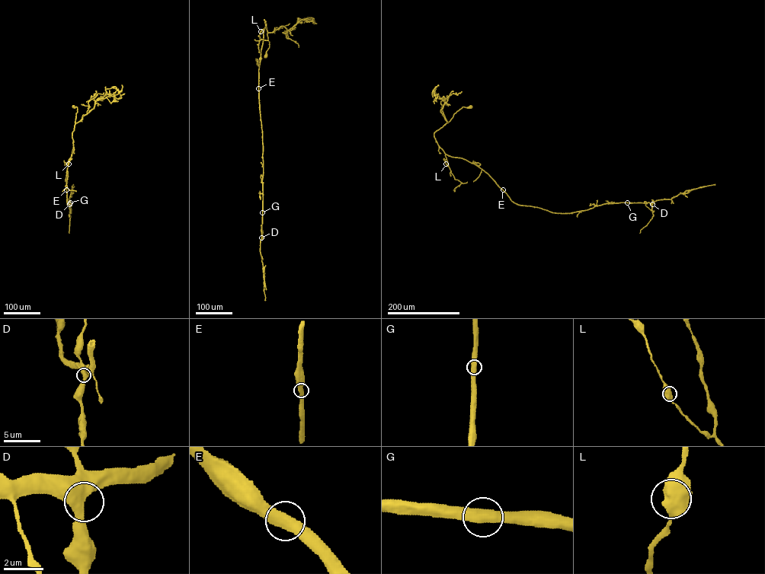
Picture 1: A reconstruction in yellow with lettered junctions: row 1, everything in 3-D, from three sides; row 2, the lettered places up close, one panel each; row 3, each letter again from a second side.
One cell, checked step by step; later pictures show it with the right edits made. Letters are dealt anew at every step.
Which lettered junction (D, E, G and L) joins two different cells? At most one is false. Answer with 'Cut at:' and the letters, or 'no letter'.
Cut at: no letter

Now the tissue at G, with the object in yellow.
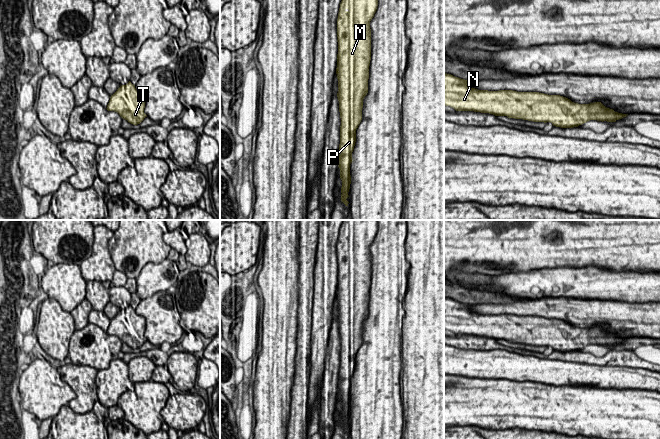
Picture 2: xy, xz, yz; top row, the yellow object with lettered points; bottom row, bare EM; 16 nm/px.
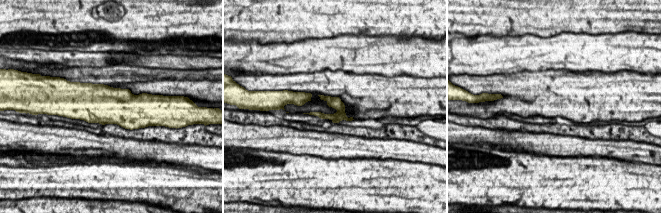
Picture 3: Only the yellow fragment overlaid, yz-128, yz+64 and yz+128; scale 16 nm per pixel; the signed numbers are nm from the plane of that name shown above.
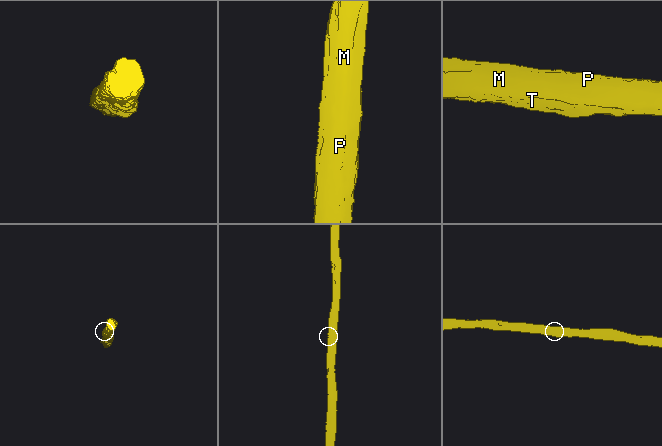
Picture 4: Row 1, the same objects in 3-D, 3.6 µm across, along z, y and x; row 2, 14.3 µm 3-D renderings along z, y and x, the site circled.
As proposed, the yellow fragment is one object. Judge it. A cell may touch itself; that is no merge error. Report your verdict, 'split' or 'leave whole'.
leave whole

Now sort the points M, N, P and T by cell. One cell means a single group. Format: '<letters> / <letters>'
M N P T

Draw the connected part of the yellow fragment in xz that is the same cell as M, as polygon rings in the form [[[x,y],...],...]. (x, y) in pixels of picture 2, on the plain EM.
[[[343,220],[340,227],[338,242],[337,242],[337,266],[338,266],[338,278],[337,278],[337,292],[336,298],[338,303],[338,325],[339,336],[341,342],[340,350],[340,368],[338,373],[338,391],[340,393],[340,402],[342,404],[341,411],[341,425],[348,430],[346,424],[349,419],[349,413],[351,408],[350,388],[352,387],[352,376],[354,374],[356,366],[356,354],[362,344],[362,332],[363,323],[368,317],[368,303],[369,303],[369,290],[371,284],[371,253],[370,245],[374,241],[377,234],[378,224],[377,220]]]

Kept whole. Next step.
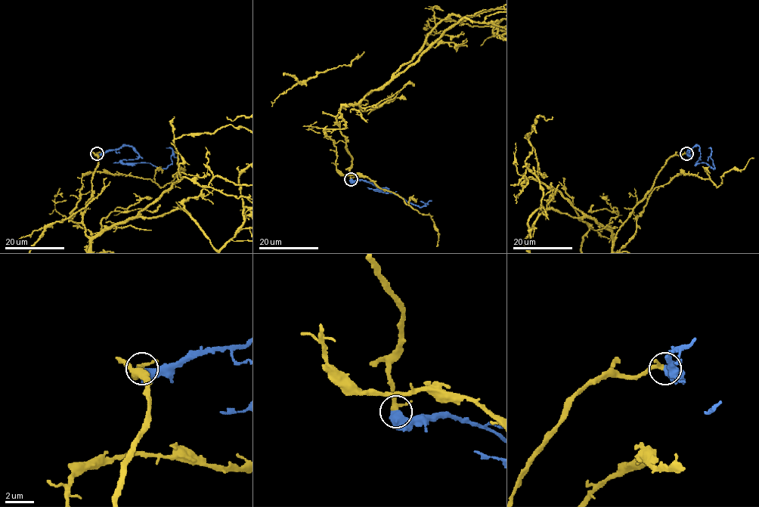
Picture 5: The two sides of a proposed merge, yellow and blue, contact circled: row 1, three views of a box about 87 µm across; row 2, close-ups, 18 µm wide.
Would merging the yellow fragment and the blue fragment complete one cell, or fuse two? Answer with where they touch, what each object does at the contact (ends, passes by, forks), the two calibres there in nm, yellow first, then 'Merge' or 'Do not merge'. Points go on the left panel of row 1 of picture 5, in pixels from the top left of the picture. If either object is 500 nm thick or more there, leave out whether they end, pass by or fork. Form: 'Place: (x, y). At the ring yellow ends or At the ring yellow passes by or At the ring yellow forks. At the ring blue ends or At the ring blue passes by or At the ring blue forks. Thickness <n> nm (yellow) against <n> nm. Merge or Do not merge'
Place: (97, 153). Thickness 240 nm (yellow) against 600 nm. Merge

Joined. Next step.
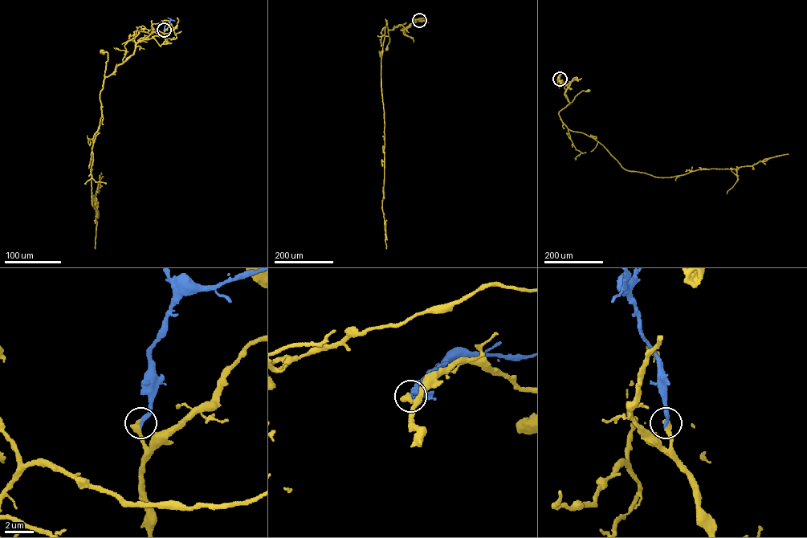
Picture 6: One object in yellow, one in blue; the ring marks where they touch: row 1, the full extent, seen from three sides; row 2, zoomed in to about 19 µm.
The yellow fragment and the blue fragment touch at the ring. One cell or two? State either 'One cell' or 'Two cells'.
One cell

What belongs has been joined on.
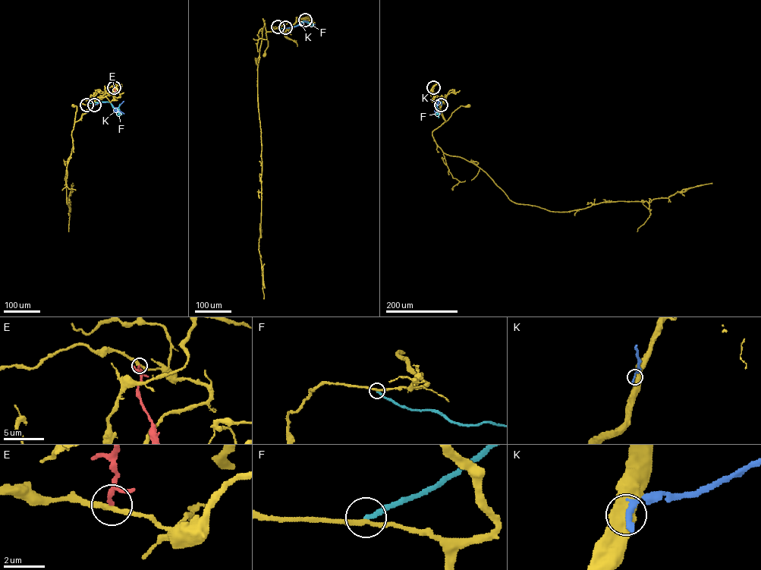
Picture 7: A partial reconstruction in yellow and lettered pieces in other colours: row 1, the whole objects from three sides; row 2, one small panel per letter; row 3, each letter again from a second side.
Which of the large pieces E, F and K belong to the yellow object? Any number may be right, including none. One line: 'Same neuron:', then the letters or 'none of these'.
Same neuron: none of these

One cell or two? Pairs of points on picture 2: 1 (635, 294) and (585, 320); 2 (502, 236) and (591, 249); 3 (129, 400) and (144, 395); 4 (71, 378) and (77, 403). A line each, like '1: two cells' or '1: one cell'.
1: two cells
2: one cell
3: one cell
4: one cell

